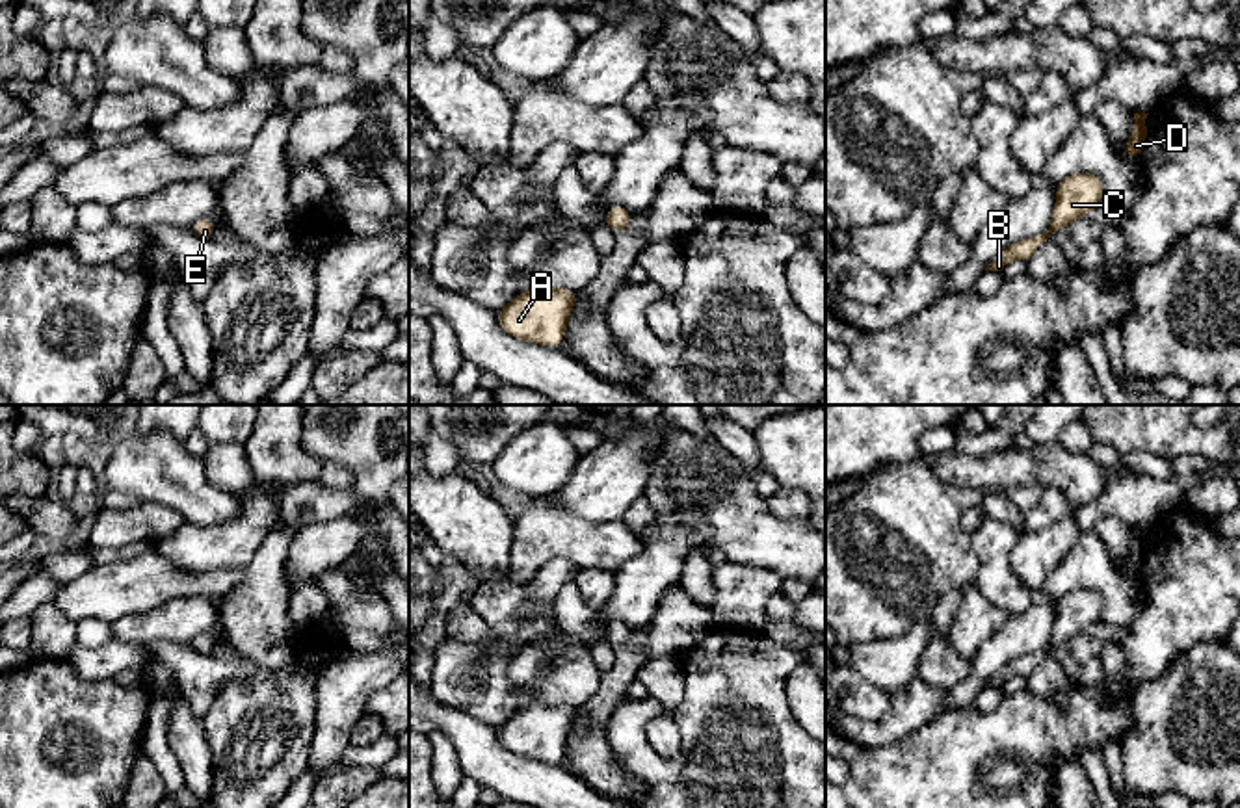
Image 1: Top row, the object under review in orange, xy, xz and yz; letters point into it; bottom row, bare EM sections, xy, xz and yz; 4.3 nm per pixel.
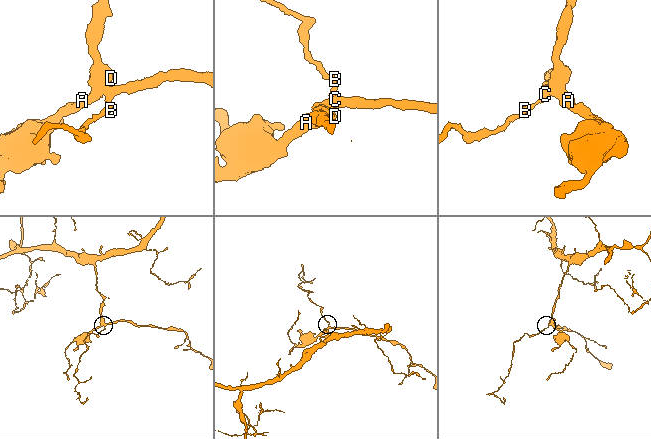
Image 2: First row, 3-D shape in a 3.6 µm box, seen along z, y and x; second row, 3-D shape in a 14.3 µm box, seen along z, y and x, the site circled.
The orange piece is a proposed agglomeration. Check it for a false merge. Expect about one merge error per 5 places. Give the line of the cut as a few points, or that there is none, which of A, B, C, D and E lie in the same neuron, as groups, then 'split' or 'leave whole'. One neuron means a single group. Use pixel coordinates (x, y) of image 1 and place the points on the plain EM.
cut none; groups A B C D E; leave whole

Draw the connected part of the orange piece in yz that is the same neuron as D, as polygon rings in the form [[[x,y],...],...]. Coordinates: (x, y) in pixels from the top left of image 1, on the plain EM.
[[[1134,529],[1134,544],[1130,550],[1130,555],[1127,559],[1125,565],[1121,565],[1123,570],[1127,570],[1128,574],[1136,576],[1145,561],[1145,554],[1147,554],[1147,542],[1145,542],[1145,535],[1149,529]]]

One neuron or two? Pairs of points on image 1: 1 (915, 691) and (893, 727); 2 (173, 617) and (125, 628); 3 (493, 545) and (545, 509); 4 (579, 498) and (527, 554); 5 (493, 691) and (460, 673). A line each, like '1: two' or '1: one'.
1: one
2: one
3: two
4: two
5: one

